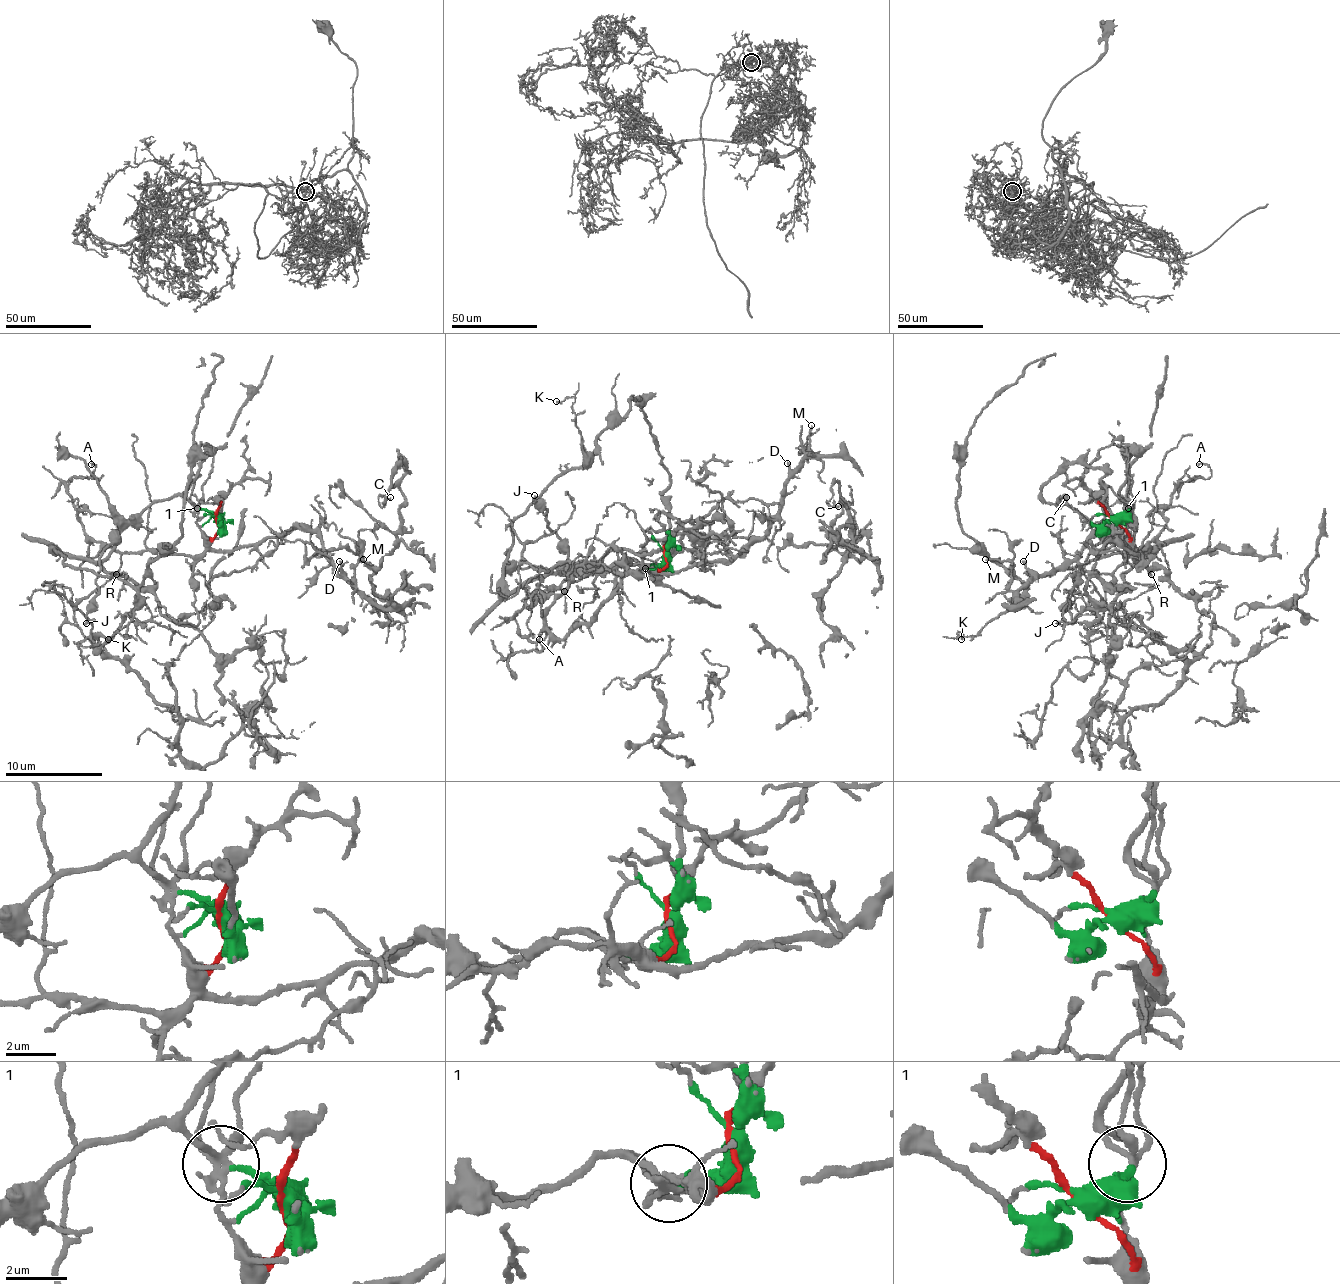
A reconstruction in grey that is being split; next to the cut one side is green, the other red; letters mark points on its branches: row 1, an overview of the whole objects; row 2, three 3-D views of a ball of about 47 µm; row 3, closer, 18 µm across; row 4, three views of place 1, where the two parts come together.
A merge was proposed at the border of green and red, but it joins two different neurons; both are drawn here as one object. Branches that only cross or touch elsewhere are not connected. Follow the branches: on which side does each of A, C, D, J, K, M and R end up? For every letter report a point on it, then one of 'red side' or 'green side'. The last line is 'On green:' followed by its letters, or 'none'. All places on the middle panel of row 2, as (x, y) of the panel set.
A: at (539, 639); red side
C: at (838, 506); red side
D: at (787, 463); red side
J: at (534, 495); green side
K: at (556, 401); green side
M: at (811, 425); red side
R: at (564, 591); red side
On green: J, K

